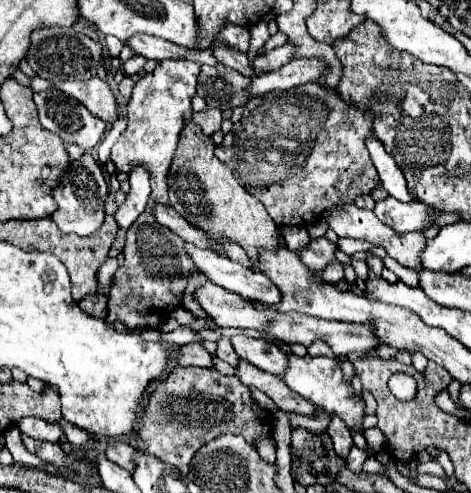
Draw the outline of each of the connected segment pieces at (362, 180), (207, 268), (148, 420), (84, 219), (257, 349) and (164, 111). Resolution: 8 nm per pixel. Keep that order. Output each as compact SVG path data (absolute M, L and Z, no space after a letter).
M313 81L313 83L307 83L307 85L299 85L299 87L291 89L291 91L269 91L267 95L259 95L259 97L251 99L245 107L247 107L247 109L243 111L241 121L235 123L233 129L225 135L223 143L217 145L215 155L217 155L219 161L227 163L227 167L231 167L235 173L247 177L247 189L262 202L277 227L285 227L285 225L309 225L309 223L313 223L319 215L323 215L329 207L353 203L359 195L371 193L371 191L381 183L381 181L379 181L379 175L377 175L377 169L373 167L371 157L369 157L369 153L367 153L367 149L365 149L365 139L373 135L373 119L375 119L375 113L369 111L369 109L359 109L359 107L355 107L355 105L343 101L337 89L327 89L327 87L319 85L317 81Z
M187 243L185 249L195 261L195 267L219 287L237 293L243 299L255 299L265 305L277 305L281 301L281 291L261 271L251 273L249 269L239 267L239 263L217 255L215 251L199 249L191 243Z
M179 367L165 381L157 383L151 401L139 419L137 433L147 447L147 453L153 453L187 475L189 461L197 449L219 435L237 433L249 443L253 443L257 435L271 435L271 413L253 401L251 391L239 383L237 377L221 375L215 369Z
M85 153L81 159L73 161L63 177L61 185L53 191L53 197L59 205L59 211L51 215L51 219L59 225L63 233L77 233L79 237L87 237L103 225L105 219L105 199L107 199L107 183L101 167L95 163L91 153Z
M235 335L231 341L239 357L255 367L273 375L283 375L283 371L287 371L287 353L277 345L249 335Z
M167 59L161 61L153 73L147 73L135 83L133 95L127 105L127 129L119 137L117 145L111 151L111 159L115 167L123 173L129 173L131 167L143 163L147 165L150 173L151 195L150 199L156 203L169 205L167 197L167 171L171 159L175 155L179 133L185 125L185 111L191 111L191 97L195 95L199 75L199 63L191 63L185 59Z

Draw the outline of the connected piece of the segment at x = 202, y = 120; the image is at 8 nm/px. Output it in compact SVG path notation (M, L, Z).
M207 109L203 113L193 113L193 121L203 129L205 135L213 135L215 131L221 131L221 109Z

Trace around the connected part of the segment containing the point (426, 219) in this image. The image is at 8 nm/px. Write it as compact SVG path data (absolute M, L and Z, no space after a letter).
M387 197L387 199L379 201L373 211L385 225L395 229L397 233L407 233L407 231L421 233L421 231L429 229L439 217L439 211L435 211L433 207L429 207L421 201L401 203L395 197Z

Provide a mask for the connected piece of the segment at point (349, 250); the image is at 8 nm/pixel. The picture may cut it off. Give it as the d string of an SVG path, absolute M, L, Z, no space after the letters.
M339 239L337 245L339 245L339 249L341 249L343 253L347 253L347 255L353 255L353 253L357 253L357 251L369 251L369 249L371 249L369 243L355 241L355 239Z

